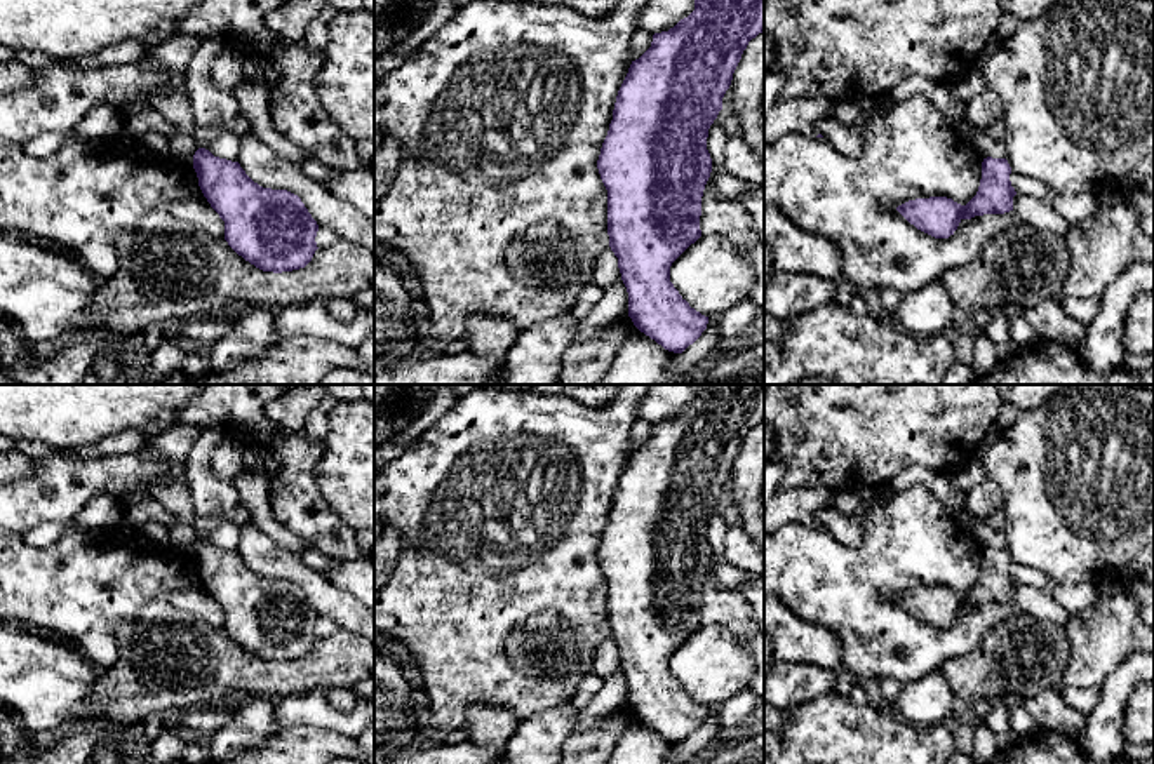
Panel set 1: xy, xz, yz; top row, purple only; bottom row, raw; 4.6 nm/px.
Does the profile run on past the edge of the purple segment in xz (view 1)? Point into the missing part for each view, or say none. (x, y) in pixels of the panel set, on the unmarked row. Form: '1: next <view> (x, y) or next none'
1: next none

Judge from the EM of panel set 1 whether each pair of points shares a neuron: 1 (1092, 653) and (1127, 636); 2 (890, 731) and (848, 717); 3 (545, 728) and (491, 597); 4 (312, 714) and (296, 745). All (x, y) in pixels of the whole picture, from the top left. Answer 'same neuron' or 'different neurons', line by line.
1: same neuron
2: same neuron
3: different neurons
4: different neurons

